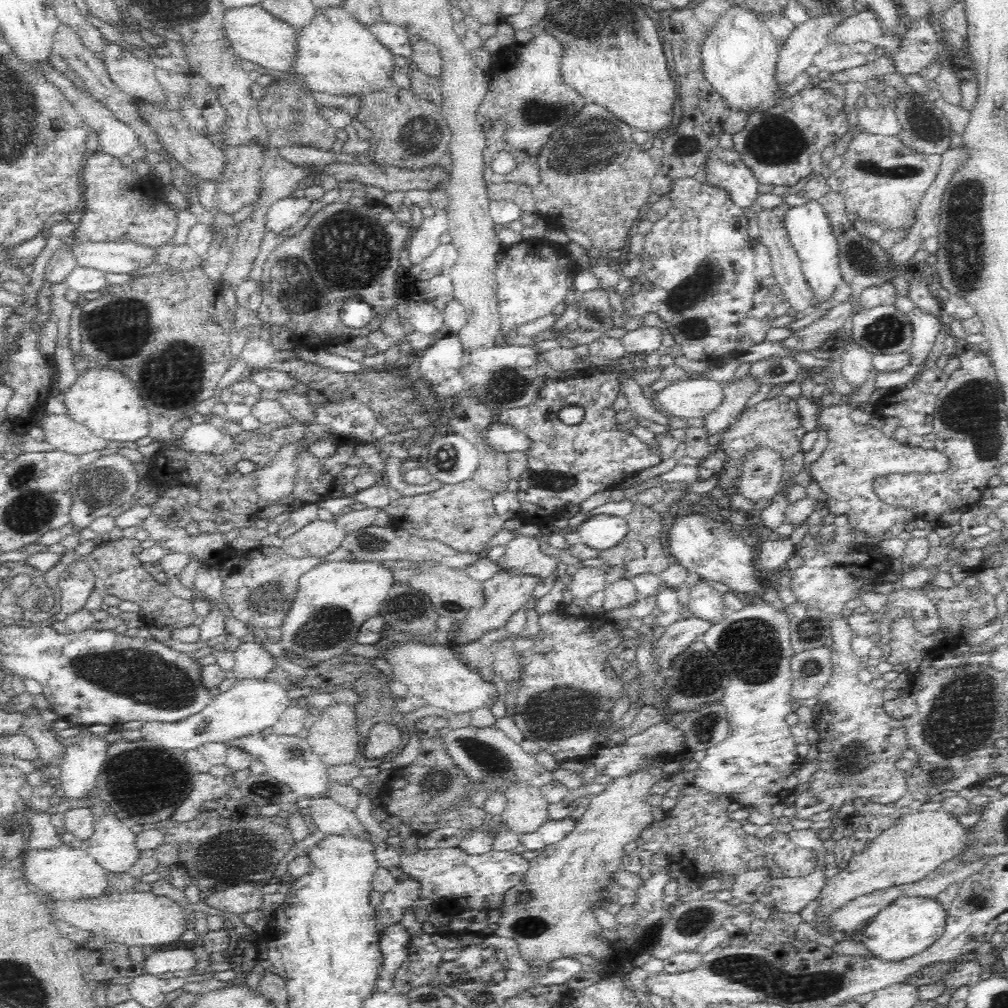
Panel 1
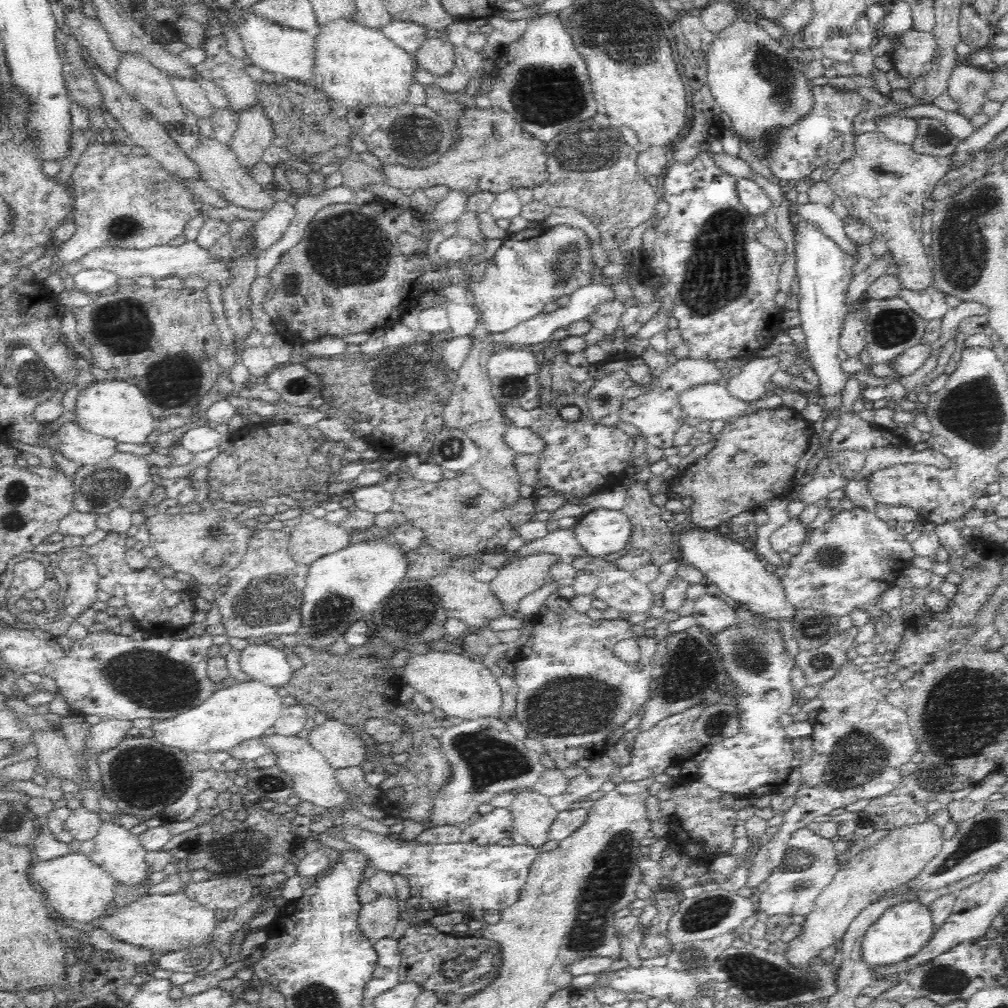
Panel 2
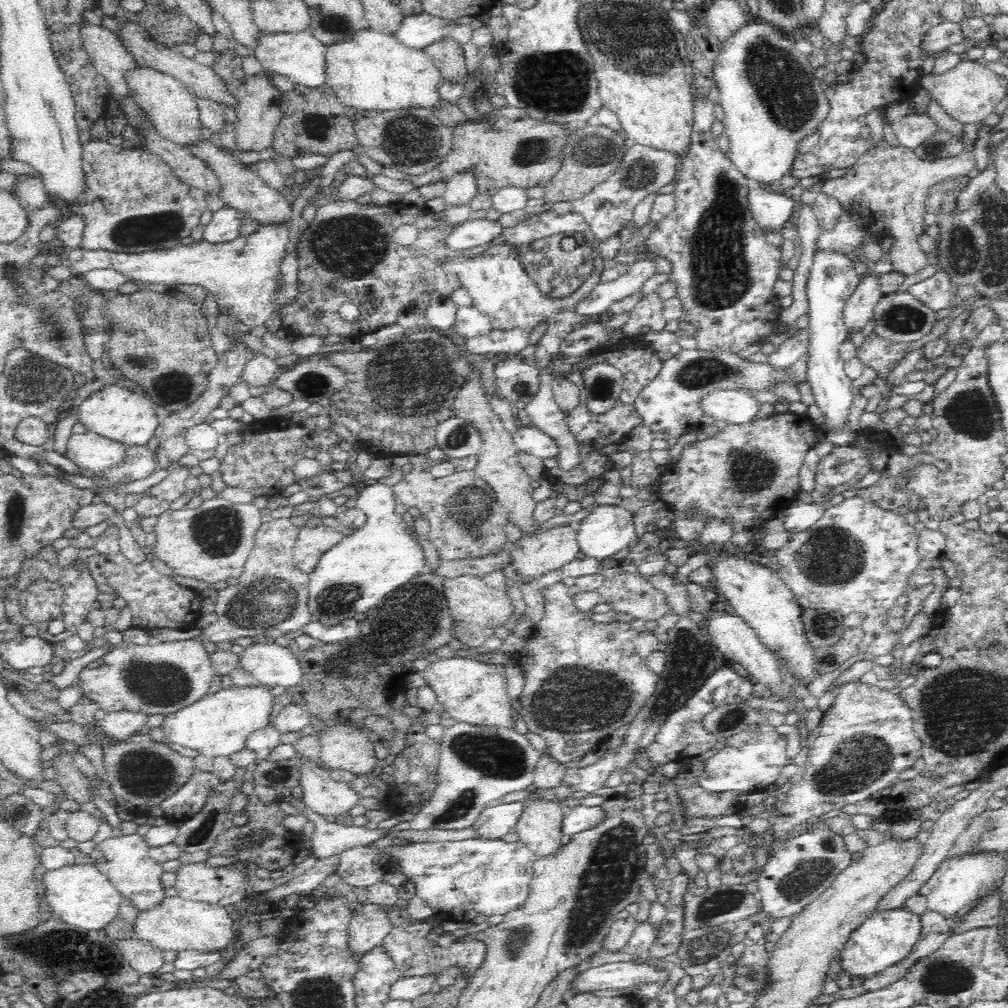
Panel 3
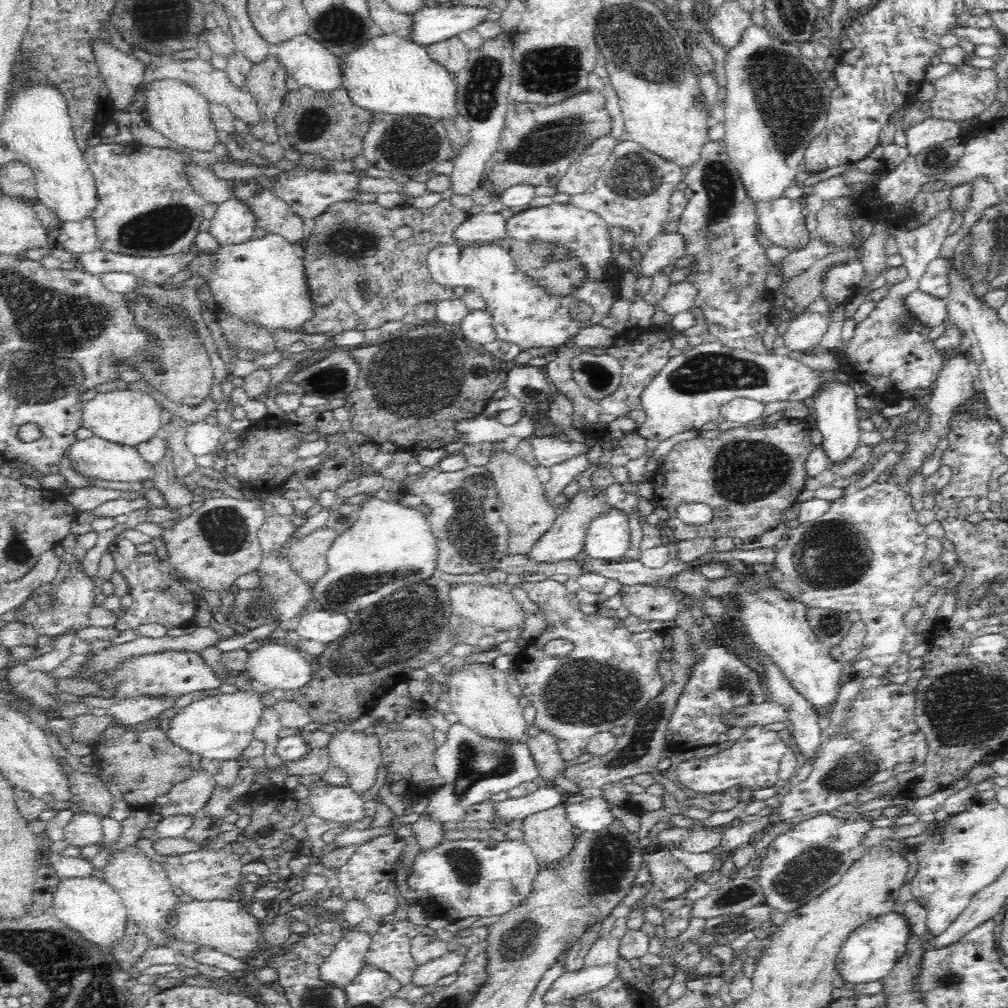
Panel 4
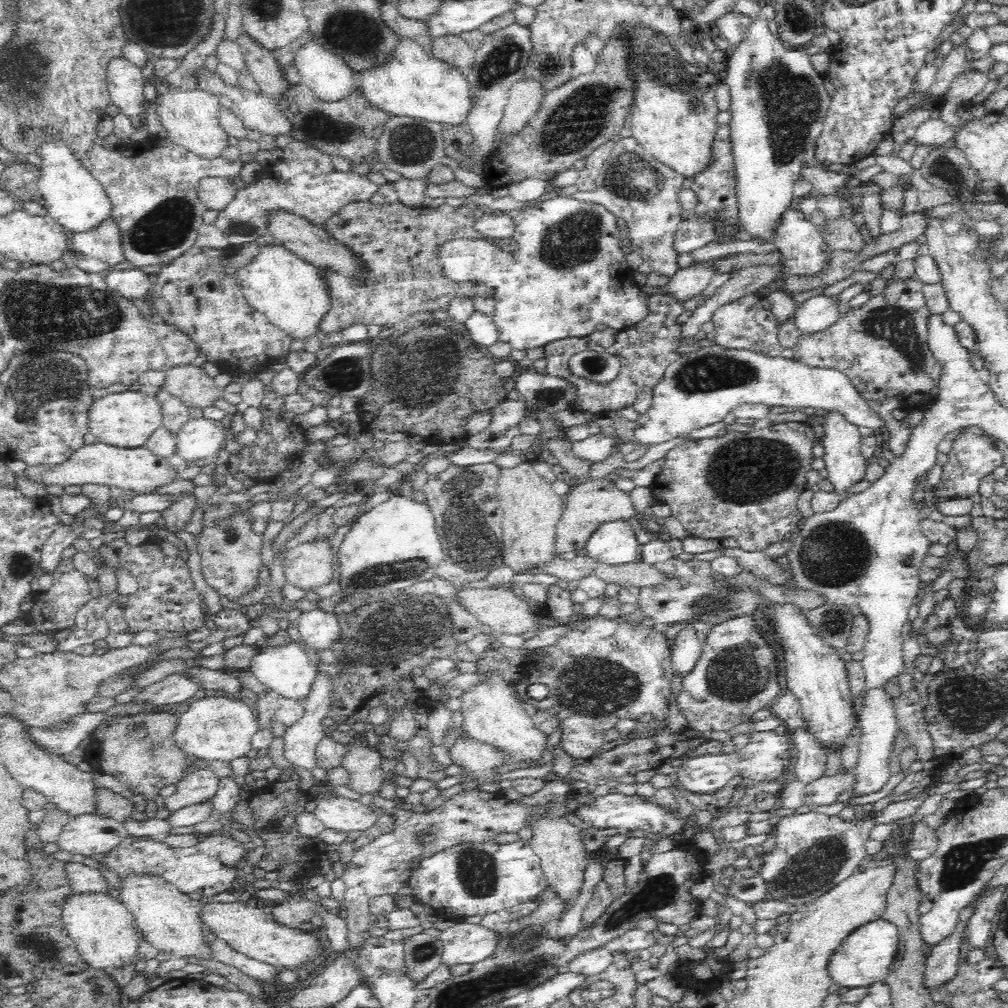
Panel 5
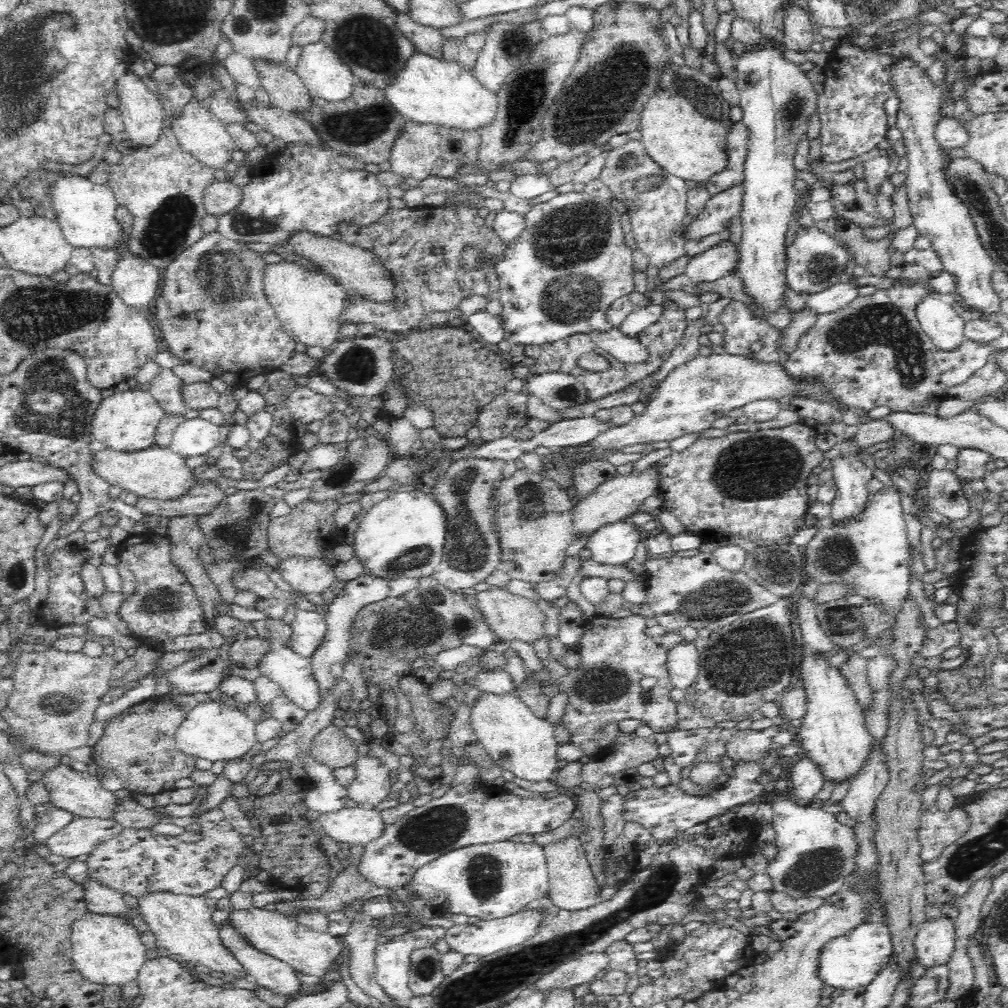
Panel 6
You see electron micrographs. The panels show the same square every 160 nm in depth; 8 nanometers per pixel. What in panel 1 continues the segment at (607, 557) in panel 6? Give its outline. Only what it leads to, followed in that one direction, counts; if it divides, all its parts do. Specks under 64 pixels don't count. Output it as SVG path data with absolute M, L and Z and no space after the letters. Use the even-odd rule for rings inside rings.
M609 514L591 515L576 527L580 542L597 551L616 546L628 532L627 520Z

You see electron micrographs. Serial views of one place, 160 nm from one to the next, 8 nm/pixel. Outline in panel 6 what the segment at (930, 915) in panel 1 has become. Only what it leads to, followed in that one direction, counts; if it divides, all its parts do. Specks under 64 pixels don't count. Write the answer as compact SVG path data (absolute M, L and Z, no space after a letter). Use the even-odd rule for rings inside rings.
M864 922L844 936L824 945L820 954L820 979L835 989L864 988L891 964L893 948L891 932L886 923Z

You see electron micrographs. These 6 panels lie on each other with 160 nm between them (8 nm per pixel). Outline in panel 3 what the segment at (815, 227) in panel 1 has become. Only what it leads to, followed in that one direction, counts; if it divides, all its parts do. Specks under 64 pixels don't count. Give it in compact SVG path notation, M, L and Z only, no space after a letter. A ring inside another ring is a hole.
M815 250L810 276L806 282L808 300L808 363L807 379L815 403L820 408L825 421L825 429L841 427L852 404L852 380L844 373L844 361L840 357L840 346L846 342L848 333L843 323L843 308L850 295L861 284L862 270L852 254L834 250Z

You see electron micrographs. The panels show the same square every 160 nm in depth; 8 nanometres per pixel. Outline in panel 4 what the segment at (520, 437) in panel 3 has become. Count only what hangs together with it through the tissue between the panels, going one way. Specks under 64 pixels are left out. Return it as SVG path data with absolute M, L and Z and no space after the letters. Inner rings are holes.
M537 433L530 435L526 439L534 451L538 464L545 467L564 462L567 458L577 454L584 455L590 450L584 442L547 437Z

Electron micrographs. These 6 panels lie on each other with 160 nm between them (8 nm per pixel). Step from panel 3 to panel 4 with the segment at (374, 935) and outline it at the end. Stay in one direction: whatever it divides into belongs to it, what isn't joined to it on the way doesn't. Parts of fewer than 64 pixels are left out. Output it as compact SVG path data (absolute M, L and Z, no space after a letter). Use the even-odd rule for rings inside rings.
M346 926L340 942L321 967L322 977L344 989L365 965L364 958L370 950L370 944L372 944L370 932L354 928L350 930L349 926Z

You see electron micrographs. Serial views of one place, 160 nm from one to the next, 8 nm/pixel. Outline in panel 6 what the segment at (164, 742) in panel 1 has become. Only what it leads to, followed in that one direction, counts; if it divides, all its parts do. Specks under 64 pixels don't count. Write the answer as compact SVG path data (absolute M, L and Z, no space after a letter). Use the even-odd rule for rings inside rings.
M204 702L186 713L186 718L176 732L176 747L190 759L202 758L210 762L234 762L242 759L257 742L257 722L248 718L239 708L220 702Z

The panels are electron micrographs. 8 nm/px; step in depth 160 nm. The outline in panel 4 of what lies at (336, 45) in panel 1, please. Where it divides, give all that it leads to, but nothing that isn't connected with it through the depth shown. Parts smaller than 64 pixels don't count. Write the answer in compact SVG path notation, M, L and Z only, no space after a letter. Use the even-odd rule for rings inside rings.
M394 34L376 35L348 51L338 61L341 86L348 91L353 105L358 108L371 113L421 114L440 120L458 113L452 75L429 57L427 47L418 46L408 38Z

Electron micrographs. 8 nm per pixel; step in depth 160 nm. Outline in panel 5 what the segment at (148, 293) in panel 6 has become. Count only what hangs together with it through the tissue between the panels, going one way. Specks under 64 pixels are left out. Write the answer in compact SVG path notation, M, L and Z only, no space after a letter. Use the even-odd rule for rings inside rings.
M143 270L114 271L107 279L108 289L119 292L127 299L144 298L150 290L150 276Z

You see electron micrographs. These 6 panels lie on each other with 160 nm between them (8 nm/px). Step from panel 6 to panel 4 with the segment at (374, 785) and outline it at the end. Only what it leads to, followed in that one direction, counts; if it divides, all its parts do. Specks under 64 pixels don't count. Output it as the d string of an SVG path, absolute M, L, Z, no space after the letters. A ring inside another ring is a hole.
M344 730L332 734L330 743L327 745L330 767L338 768L348 775L348 785L358 794L367 792L376 780L376 773L381 766L381 751L379 748L379 738L376 734L366 734L365 732L354 732L354 730Z

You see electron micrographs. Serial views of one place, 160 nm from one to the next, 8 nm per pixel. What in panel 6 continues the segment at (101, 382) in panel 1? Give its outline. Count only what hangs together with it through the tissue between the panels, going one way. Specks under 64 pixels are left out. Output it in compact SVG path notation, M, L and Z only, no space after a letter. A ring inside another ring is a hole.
M130 389L103 398L91 420L92 440L103 442L109 449L136 452L155 444L155 432L165 412L148 390Z

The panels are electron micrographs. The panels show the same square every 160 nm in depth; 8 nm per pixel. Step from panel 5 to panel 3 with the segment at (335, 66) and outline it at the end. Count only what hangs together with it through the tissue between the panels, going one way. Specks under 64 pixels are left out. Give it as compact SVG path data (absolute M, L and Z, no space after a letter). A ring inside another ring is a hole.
M308 30L300 32L292 31L259 31L257 45L251 52L266 71L278 74L289 83L302 85L307 88L322 86L325 84L325 44L320 42Z

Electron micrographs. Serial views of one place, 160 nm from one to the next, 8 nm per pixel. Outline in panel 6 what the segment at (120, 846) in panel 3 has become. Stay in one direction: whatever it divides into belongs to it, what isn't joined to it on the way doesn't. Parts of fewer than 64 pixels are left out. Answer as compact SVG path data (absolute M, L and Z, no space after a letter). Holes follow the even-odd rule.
M151 890L138 897L138 910L144 916L146 926L154 934L157 946L167 948L171 956L182 956L185 965L201 963L224 975L240 979L249 978L242 969L242 964L238 963L236 957L221 943L219 929L212 920L212 913L217 909L216 901L207 895L192 896L174 894L167 890Z

